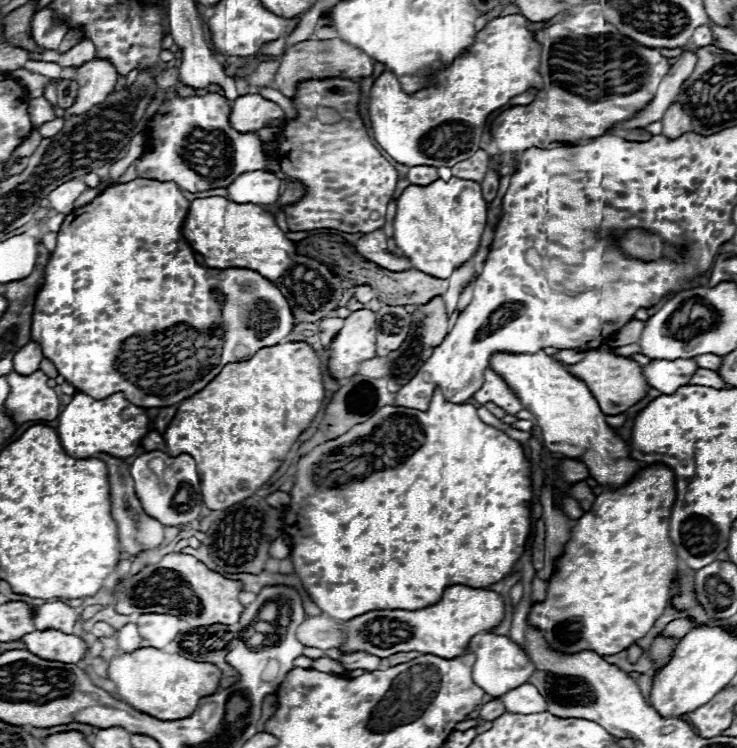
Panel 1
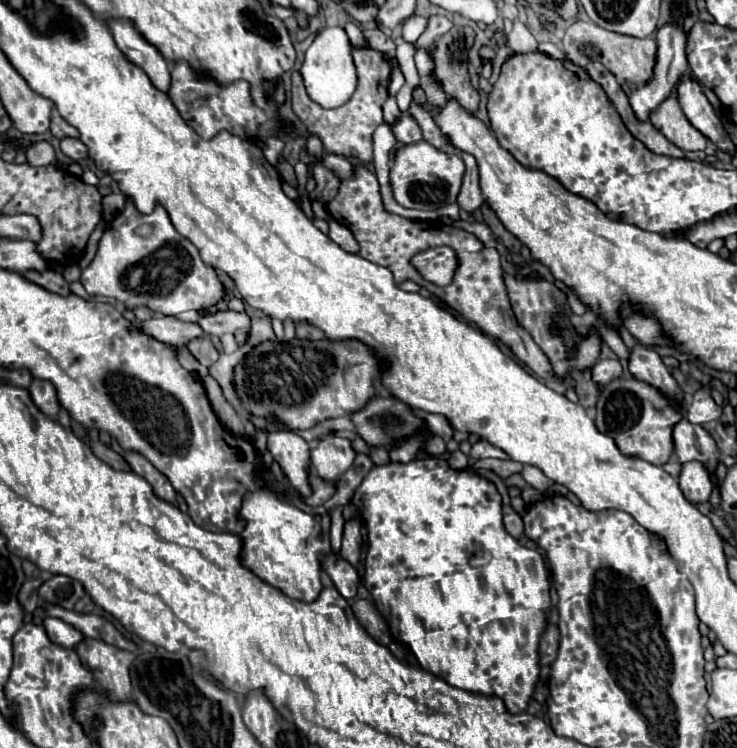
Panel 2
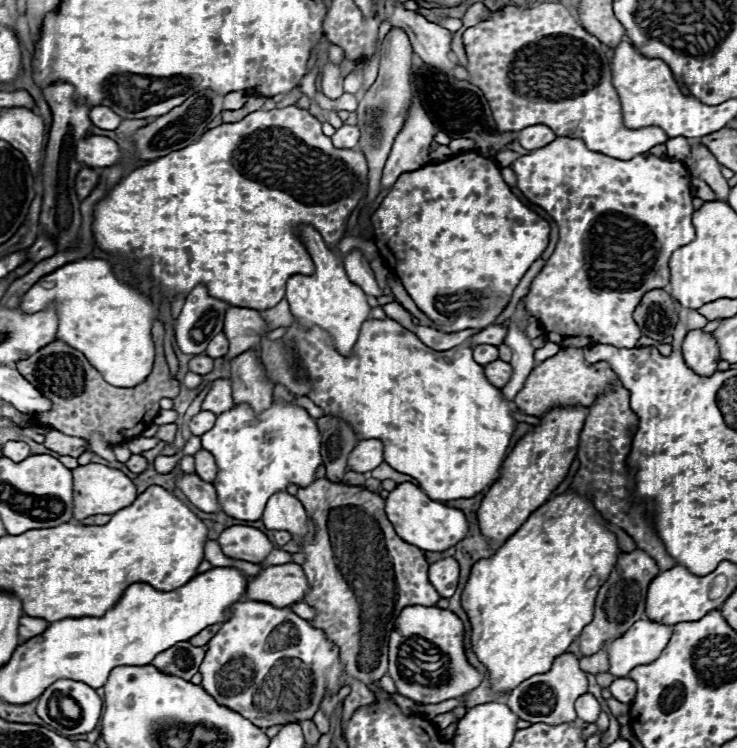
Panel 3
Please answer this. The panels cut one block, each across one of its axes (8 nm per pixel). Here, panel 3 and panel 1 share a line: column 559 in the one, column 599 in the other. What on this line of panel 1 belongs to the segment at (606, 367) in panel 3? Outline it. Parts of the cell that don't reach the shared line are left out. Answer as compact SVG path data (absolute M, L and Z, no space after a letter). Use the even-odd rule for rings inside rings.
M608 350L586 352L584 360L576 362L576 364L566 364L566 370L588 386L588 390L598 400L604 414L620 414L620 412L628 410L632 404L636 404L640 398L644 398L646 392L650 390L644 376L640 374L638 362L624 358L624 356L616 356Z

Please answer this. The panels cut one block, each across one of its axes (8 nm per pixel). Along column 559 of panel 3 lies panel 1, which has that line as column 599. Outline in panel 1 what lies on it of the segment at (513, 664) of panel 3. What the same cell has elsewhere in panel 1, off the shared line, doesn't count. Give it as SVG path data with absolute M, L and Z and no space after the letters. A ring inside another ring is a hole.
M654 464L644 468L622 488L604 490L592 510L576 520L570 540L564 544L564 554L556 558L556 570L546 584L544 602L532 604L528 612L528 624L544 632L550 648L564 654L592 650L598 656L612 656L632 646L654 626L668 606L670 584L676 576L676 552L668 536L674 498L674 472Z

